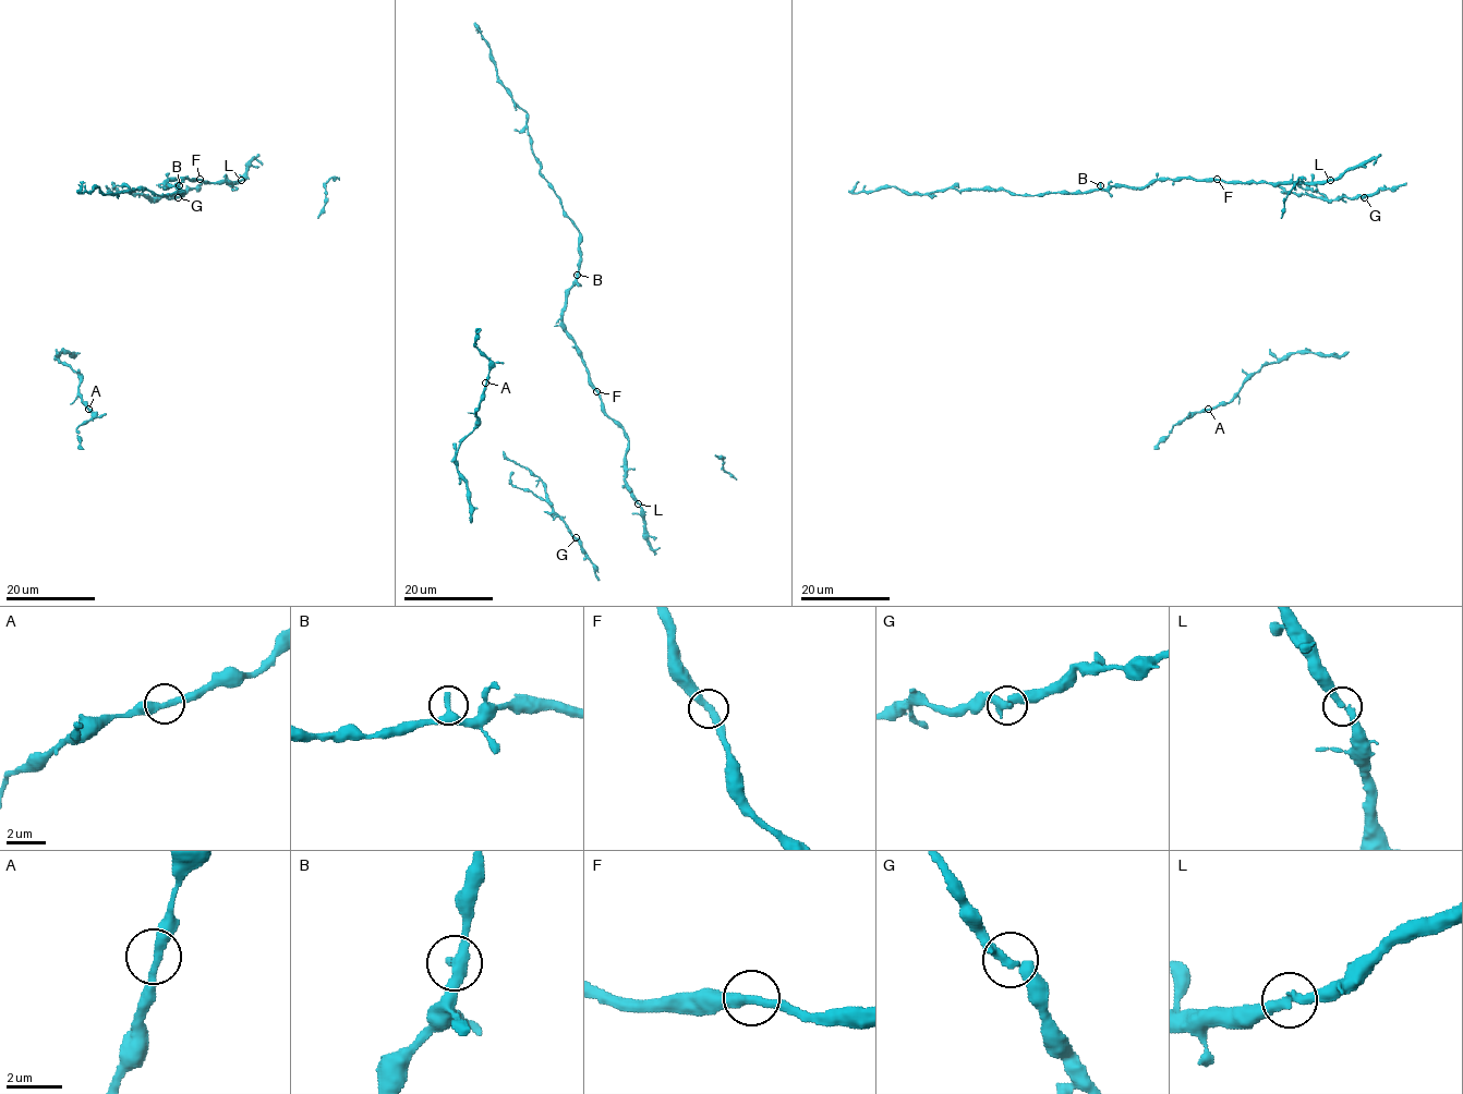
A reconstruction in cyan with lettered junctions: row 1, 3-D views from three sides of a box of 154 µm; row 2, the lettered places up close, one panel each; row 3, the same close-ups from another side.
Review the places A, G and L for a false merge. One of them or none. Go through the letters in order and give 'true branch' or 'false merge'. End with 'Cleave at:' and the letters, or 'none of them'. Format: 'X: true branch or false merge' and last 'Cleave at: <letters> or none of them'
A: true branch
G: true branch
L: true branch
Cleave at: none of them

